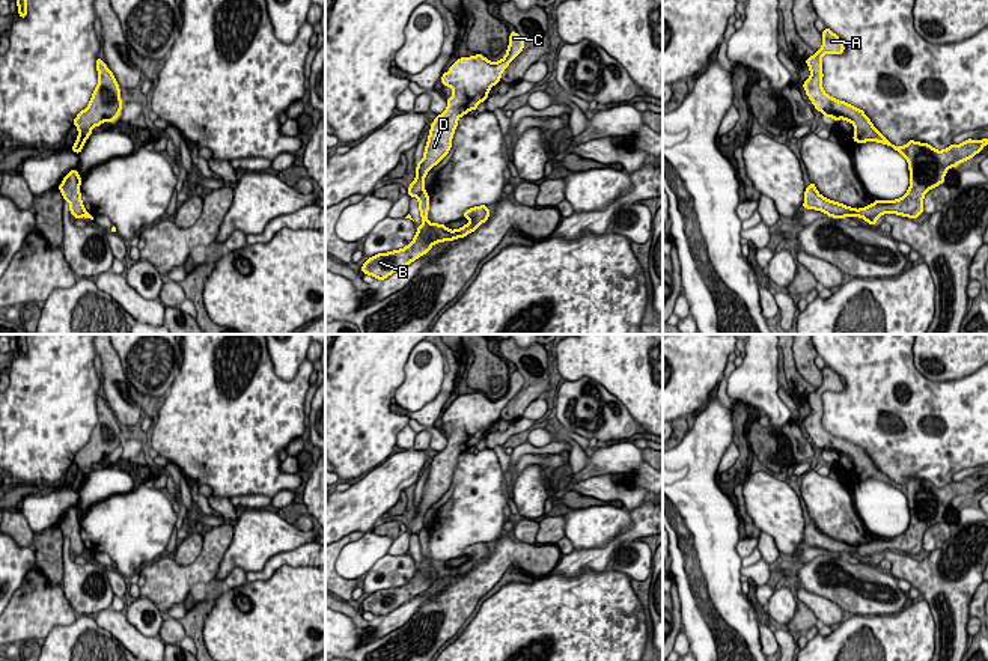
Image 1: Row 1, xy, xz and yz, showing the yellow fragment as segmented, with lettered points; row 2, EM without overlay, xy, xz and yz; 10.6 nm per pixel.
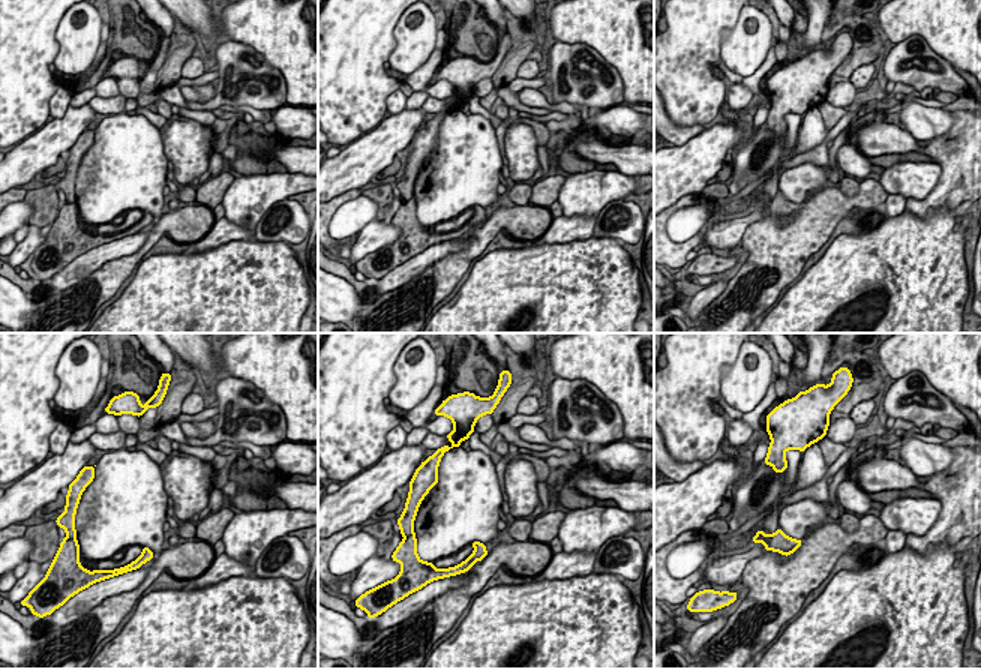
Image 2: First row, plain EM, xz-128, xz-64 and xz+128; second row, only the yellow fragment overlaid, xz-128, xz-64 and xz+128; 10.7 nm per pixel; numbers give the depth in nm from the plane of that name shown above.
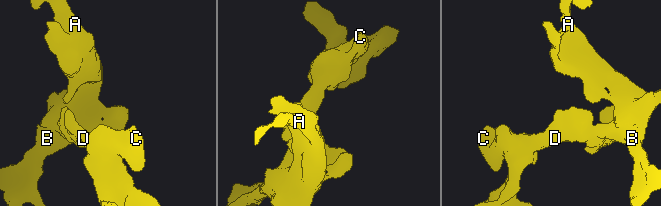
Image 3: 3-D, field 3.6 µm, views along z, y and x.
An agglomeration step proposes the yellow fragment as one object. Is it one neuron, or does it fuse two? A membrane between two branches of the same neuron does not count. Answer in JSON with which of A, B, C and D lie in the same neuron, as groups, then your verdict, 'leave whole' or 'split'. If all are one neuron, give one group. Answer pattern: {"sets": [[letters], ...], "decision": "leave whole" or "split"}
{"sets": [["A", "B"], ["C", "D"]], "decision": "split"}

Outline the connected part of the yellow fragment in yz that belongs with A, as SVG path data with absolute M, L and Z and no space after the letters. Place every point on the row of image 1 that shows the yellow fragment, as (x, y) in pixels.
M825 29L822 33L822 47L806 63L810 69L810 77L803 87L812 104L825 117L834 120L843 119L854 125L852 140L857 143L878 142L898 151L907 161L910 170L910 188L896 200L878 200L869 206L860 208L857 217L875 224L883 214L896 214L908 218L917 218L923 212L925 193L944 182L944 175L950 167L973 158L988 145L988 139L965 140L961 145L950 145L943 151L934 149L928 143L910 140L905 146L895 146L874 126L863 110L834 99L822 89L822 56L843 54L843 44L836 33Z

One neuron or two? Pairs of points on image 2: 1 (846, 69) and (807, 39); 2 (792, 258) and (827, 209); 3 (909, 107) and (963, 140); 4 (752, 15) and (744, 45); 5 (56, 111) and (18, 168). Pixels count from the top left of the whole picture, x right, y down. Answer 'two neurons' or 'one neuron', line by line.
1: two neurons
2: one neuron
3: two neurons
4: one neuron
5: two neurons

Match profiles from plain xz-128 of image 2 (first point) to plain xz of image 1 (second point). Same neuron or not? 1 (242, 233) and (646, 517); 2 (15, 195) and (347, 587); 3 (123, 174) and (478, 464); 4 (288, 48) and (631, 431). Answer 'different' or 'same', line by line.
1: same
2: same
3: same
4: different

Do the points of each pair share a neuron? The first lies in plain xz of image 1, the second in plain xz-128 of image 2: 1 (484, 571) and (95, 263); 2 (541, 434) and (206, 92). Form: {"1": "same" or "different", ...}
{"1": "different", "2": "different"}

